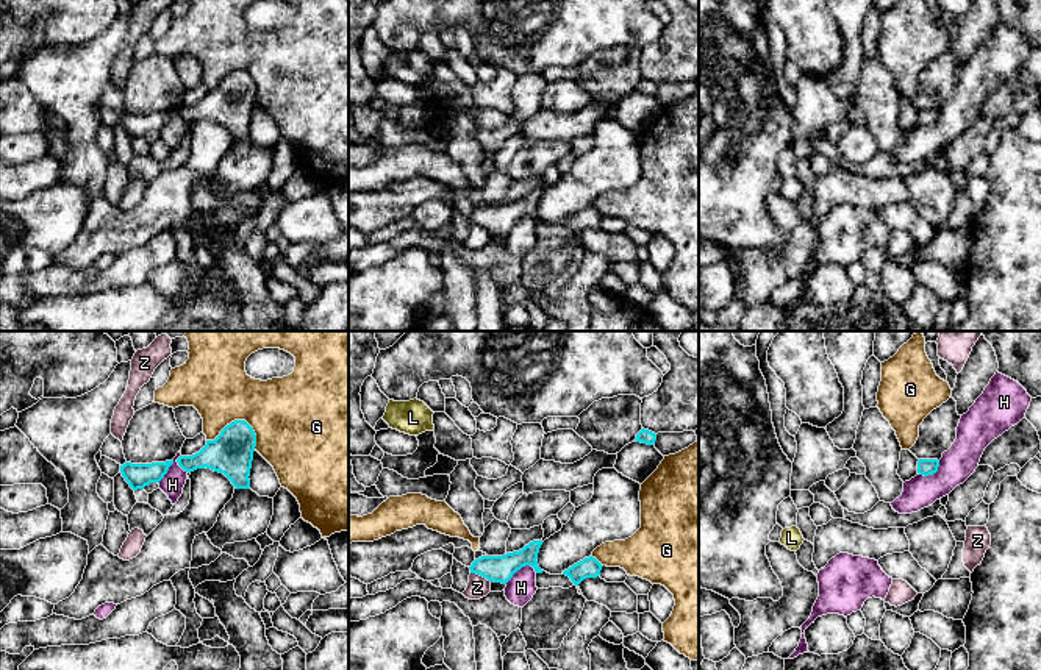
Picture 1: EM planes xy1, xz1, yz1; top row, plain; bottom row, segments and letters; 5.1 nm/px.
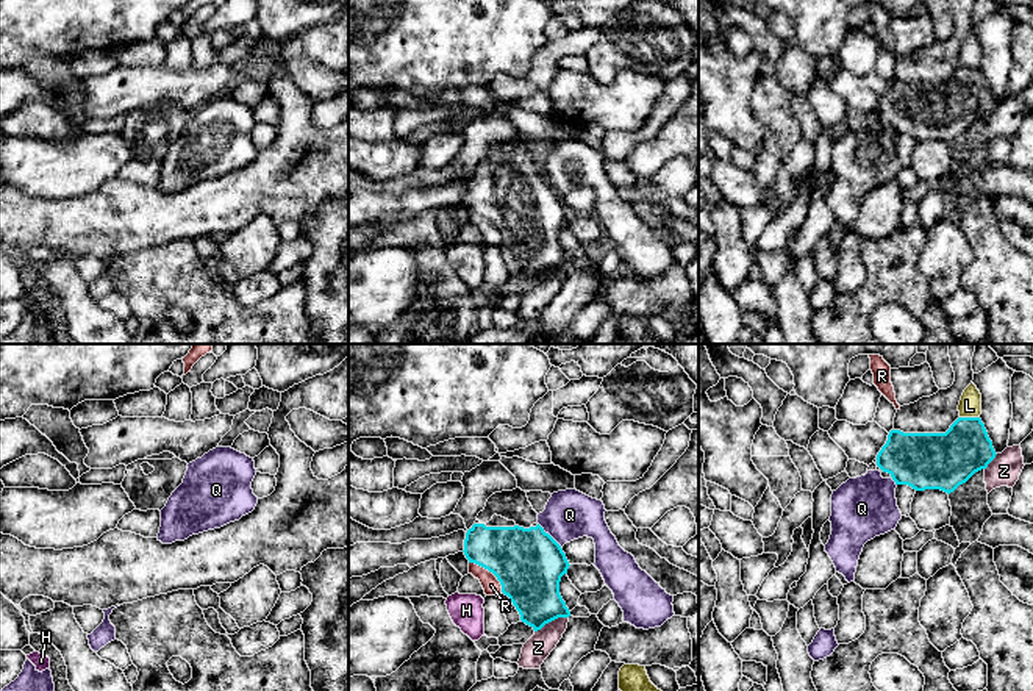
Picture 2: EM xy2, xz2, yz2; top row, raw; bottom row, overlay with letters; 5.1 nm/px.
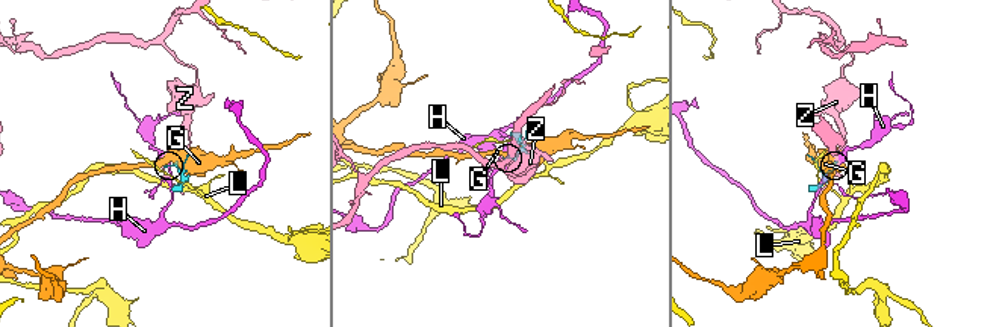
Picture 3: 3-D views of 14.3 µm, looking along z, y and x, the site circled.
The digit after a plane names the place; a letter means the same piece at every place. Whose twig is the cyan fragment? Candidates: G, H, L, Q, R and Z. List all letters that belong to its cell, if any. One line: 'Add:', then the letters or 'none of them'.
Add: none of them

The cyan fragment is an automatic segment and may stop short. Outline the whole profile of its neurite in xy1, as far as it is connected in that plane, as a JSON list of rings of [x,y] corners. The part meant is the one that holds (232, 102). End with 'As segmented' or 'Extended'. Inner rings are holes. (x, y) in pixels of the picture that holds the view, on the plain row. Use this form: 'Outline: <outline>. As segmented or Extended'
Outline: [[[234,70],[199,103],[180,106],[177,112],[188,123],[206,117],[224,123],[236,139],[249,139],[255,97],[253,78],[245,70]]]. As segmented

